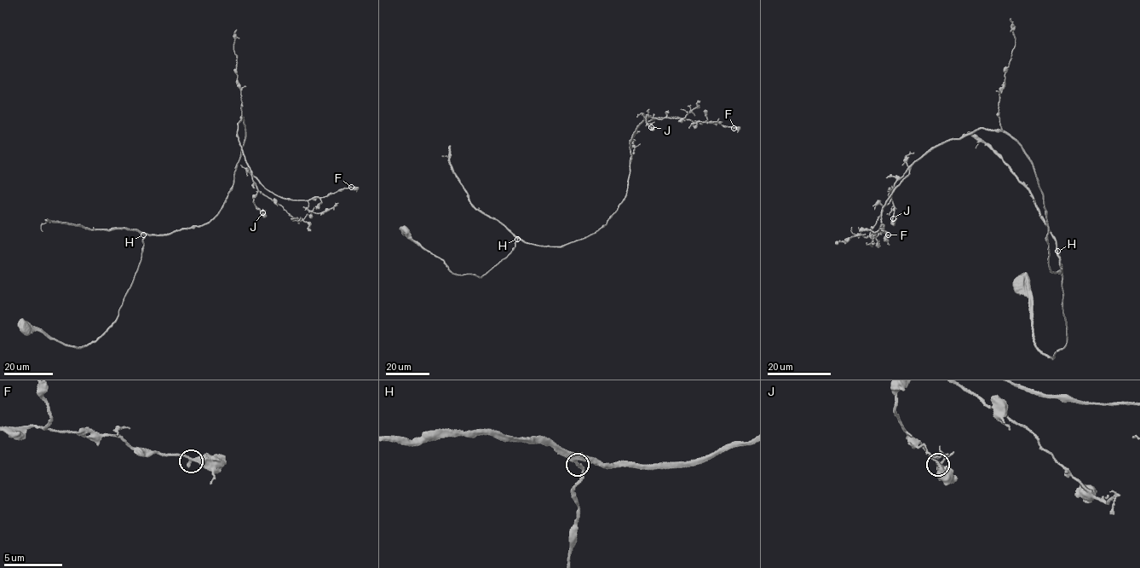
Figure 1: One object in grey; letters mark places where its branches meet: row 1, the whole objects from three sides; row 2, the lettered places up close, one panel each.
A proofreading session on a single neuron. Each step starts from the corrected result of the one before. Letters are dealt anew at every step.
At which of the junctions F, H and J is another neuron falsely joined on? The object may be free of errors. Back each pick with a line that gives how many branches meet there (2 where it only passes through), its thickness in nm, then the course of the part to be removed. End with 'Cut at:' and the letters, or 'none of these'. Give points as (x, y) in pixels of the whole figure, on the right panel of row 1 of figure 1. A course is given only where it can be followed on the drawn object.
Cut at: none of these

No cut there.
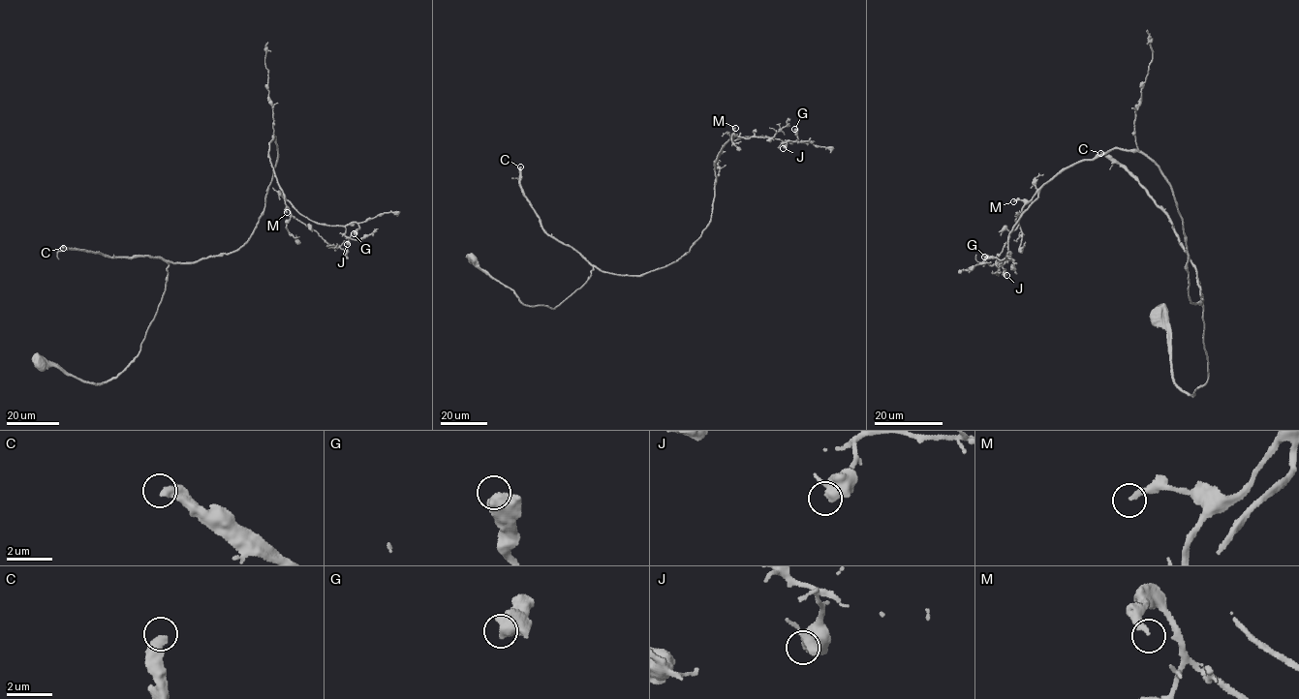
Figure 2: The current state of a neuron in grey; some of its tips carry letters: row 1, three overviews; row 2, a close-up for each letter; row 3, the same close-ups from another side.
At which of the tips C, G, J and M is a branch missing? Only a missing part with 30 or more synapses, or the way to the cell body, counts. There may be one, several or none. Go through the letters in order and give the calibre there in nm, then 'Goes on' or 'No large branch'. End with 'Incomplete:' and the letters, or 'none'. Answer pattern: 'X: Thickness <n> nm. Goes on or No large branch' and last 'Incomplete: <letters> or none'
C: Thickness 440 nm. Goes on
G: Thickness 700 nm. No large branch
J: Thickness 420 nm. No large branch
M: Thickness 240 nm. No large branch
Incomplete: C

